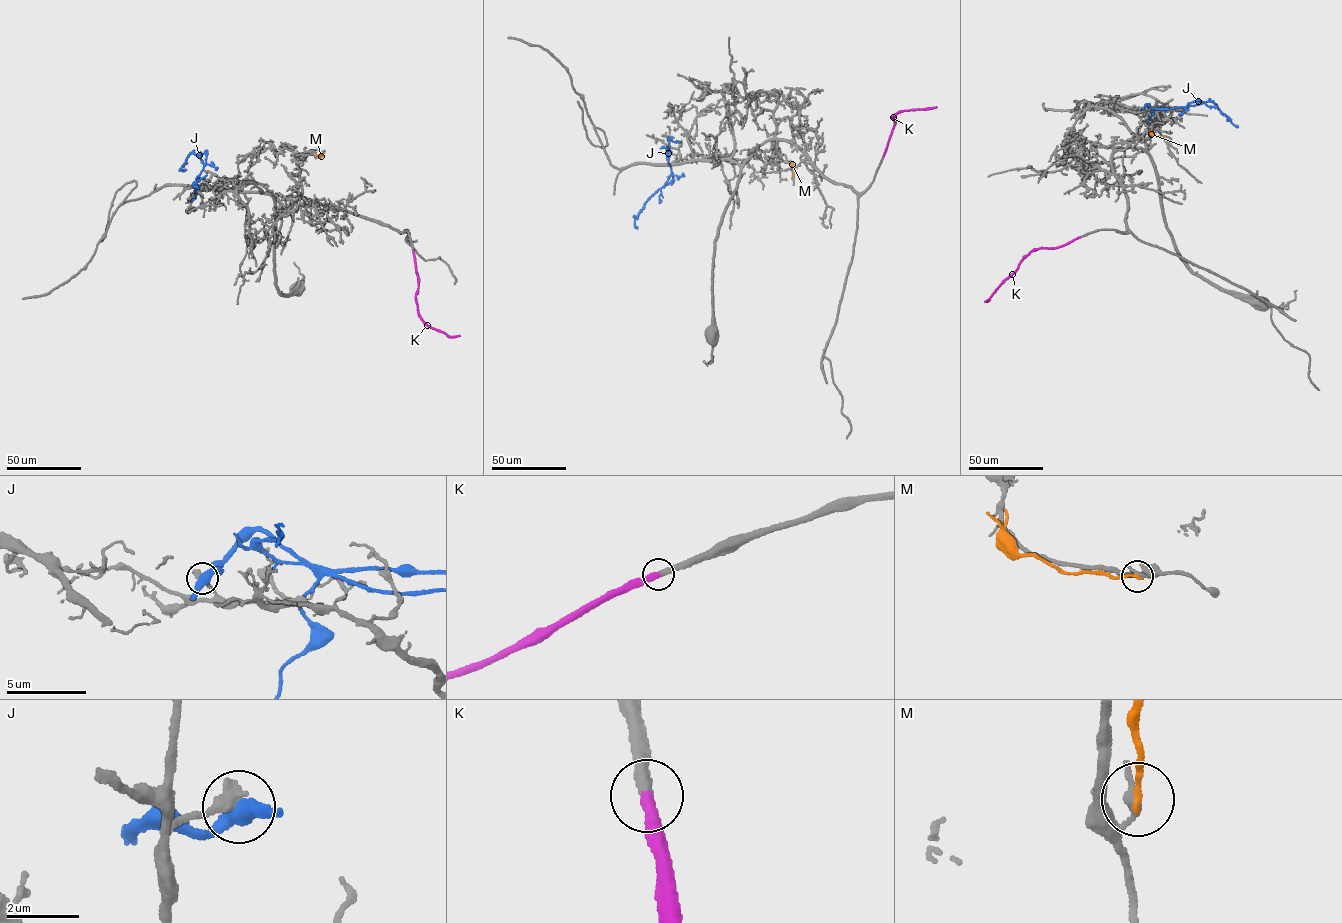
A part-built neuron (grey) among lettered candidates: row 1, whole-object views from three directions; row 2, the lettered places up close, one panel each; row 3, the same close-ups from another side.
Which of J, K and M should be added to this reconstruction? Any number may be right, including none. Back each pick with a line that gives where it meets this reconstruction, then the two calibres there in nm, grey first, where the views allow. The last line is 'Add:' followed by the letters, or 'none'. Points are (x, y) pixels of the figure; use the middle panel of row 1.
K: meets grey at (883, 157); 340 nm thick on the grey side, 380 nm on the other
Add: K

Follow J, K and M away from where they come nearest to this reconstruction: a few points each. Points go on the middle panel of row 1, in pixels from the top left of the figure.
J: (672, 137), (668, 138), (667, 155), (671, 174), (634, 219), (637, 228)
K: (883, 157), (894, 122), (893, 115), (906, 110), (936, 107)
M: (794, 177), (792, 162)

